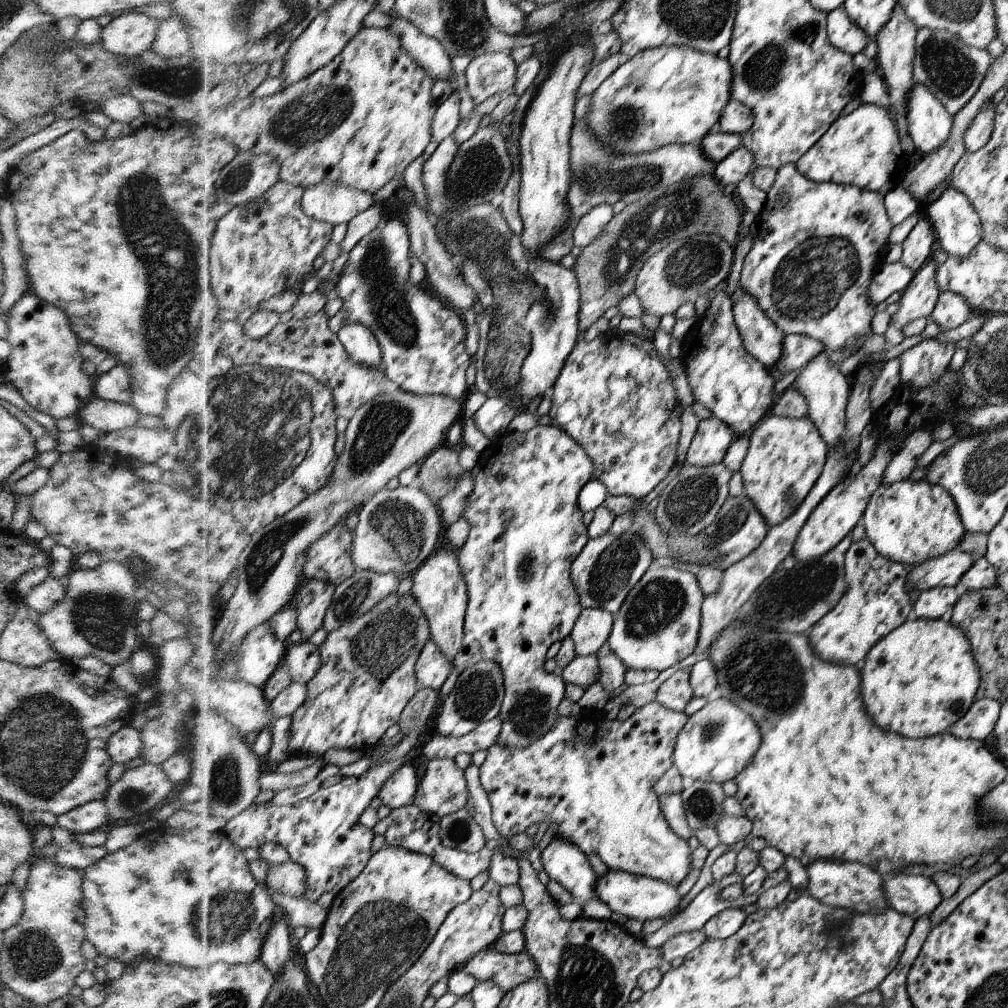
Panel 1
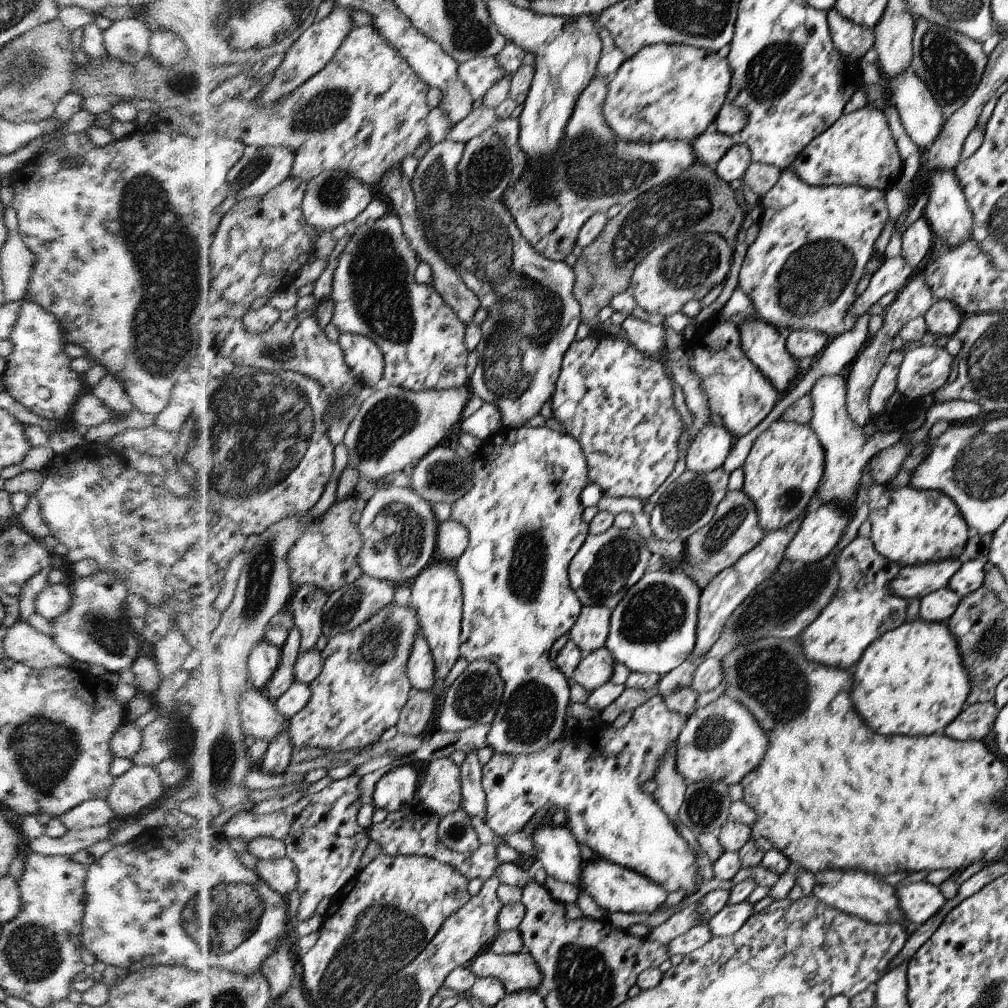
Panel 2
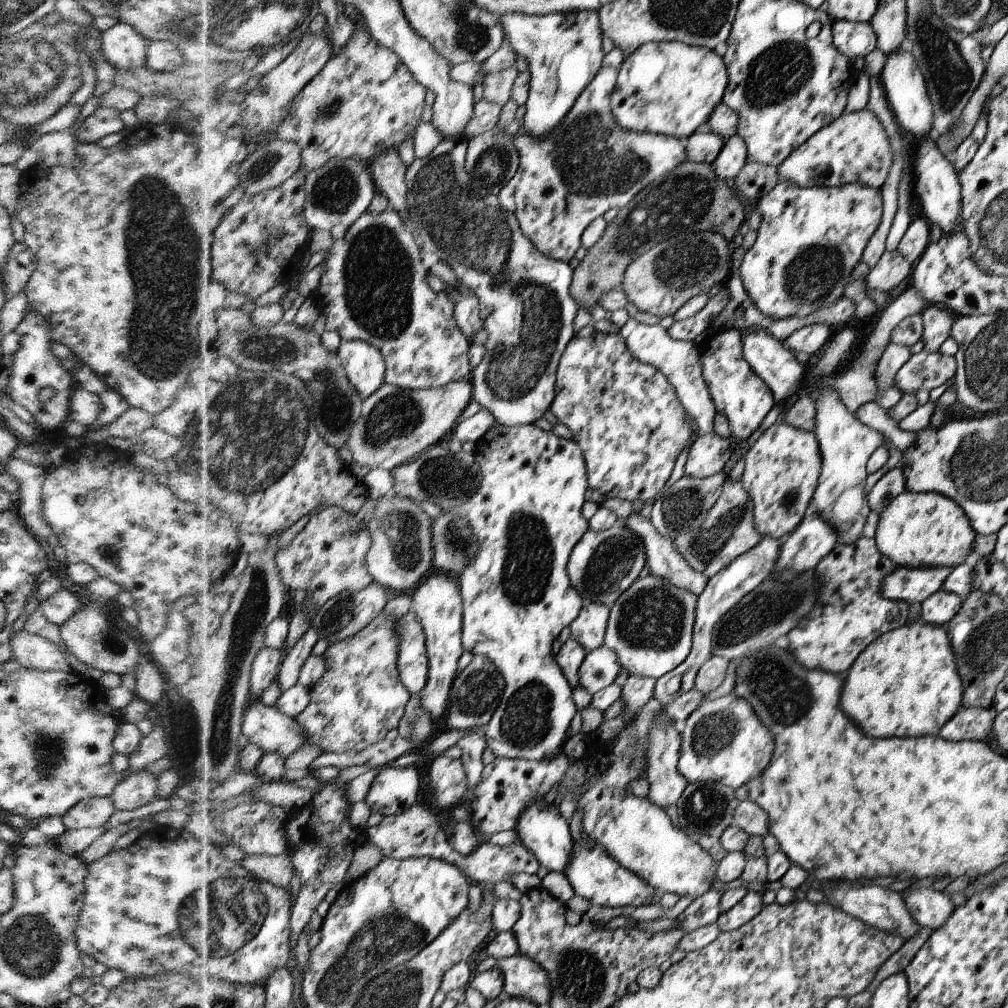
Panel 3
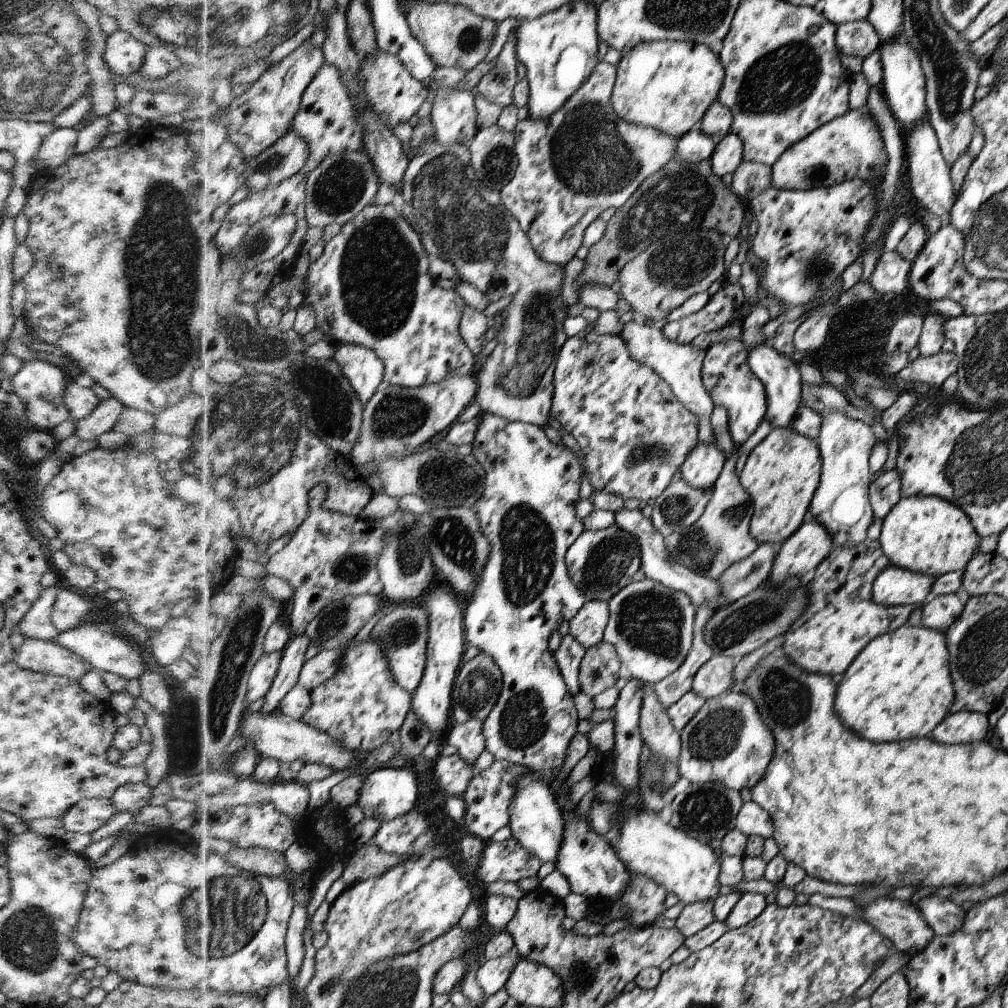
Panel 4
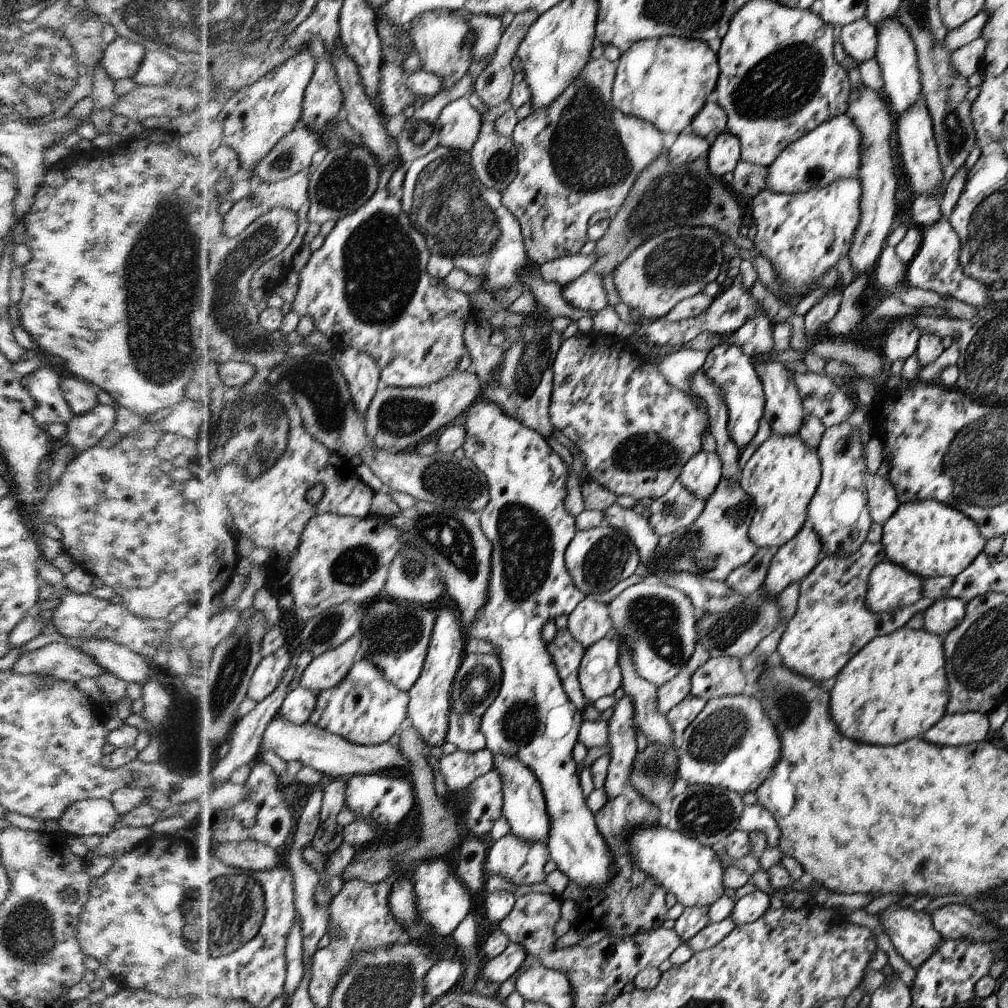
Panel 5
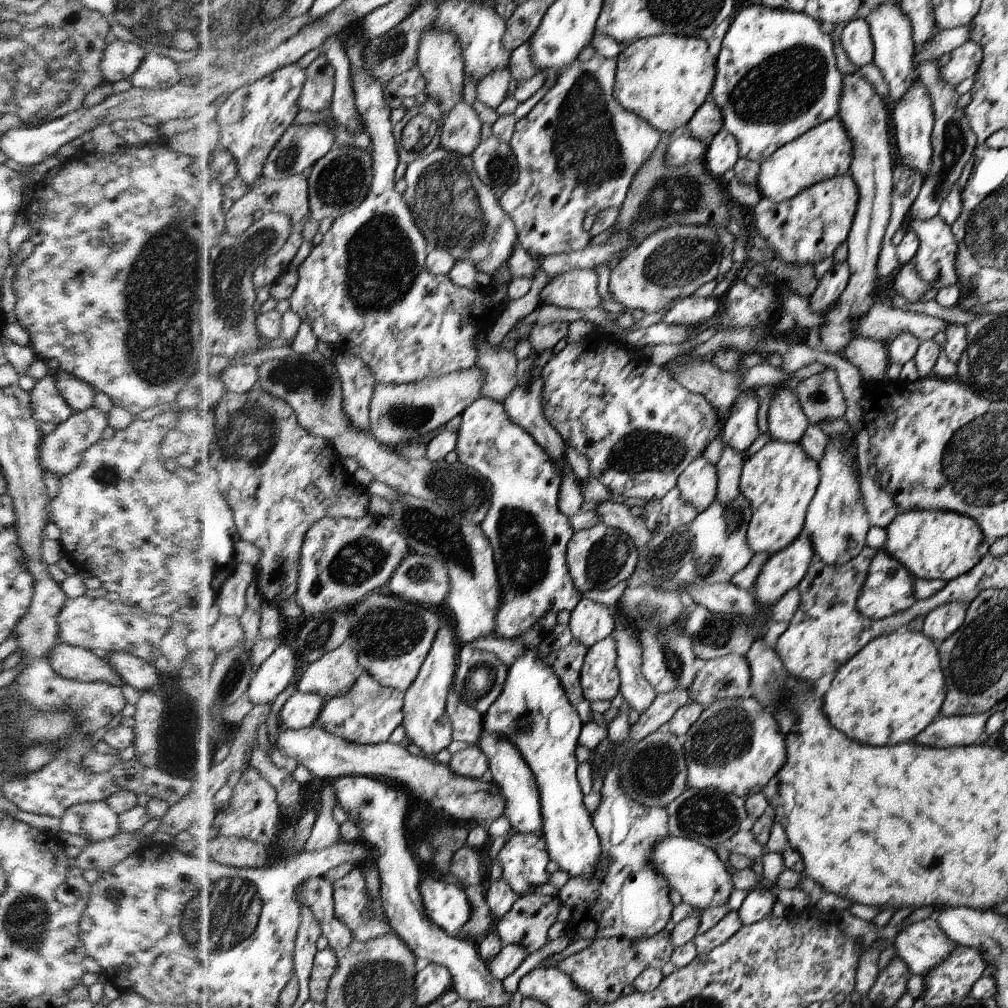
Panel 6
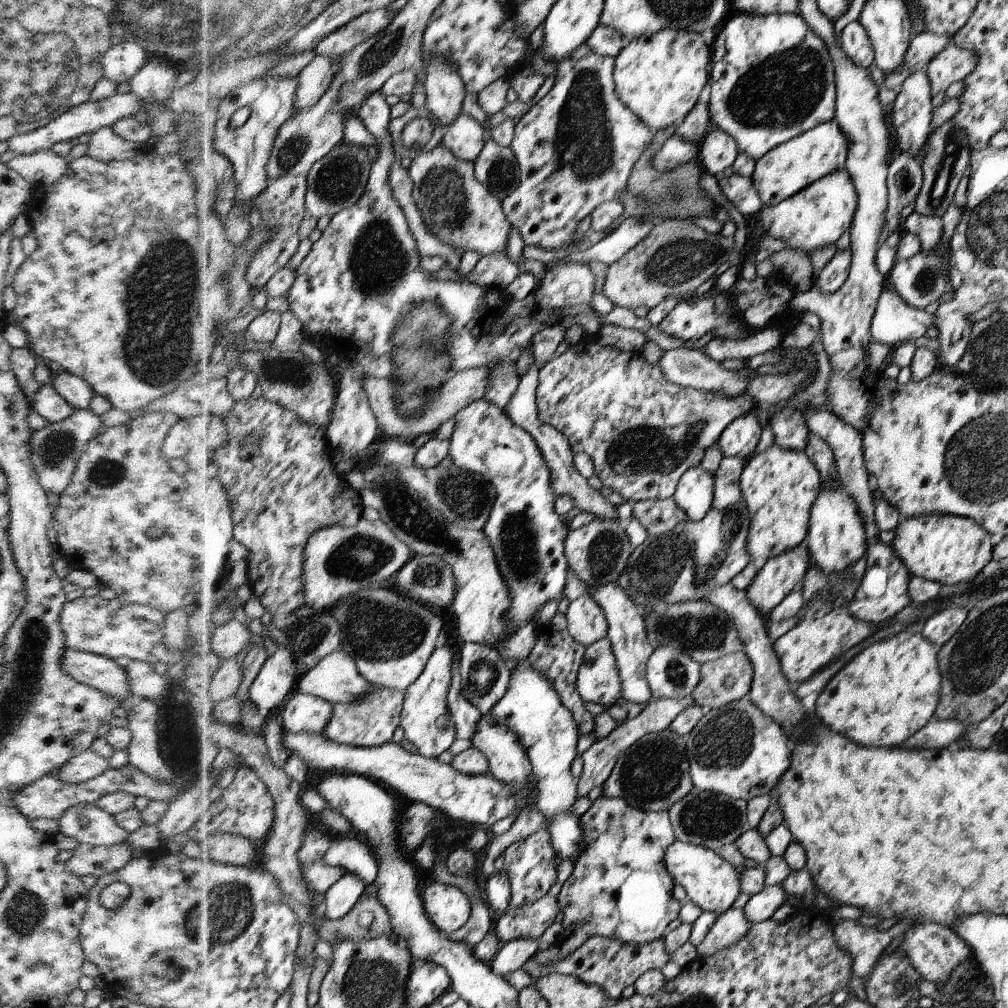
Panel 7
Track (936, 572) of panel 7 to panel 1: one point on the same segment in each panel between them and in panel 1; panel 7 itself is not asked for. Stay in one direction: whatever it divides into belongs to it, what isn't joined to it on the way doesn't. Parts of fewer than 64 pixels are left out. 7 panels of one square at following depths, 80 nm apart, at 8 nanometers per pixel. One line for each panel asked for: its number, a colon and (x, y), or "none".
1: (909, 522)
2: (910, 526)
3: (916, 530)
4: (929, 535)
5: (930, 539)
6: (934, 544)

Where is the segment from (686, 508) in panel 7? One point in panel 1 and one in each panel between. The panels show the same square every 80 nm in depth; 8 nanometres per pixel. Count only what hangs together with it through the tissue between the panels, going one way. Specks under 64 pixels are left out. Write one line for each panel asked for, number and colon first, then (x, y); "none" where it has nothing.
1: (712, 438)
2: (708, 451)
3: (710, 454)
4: (704, 466)
5: (701, 475)
6: (698, 485)

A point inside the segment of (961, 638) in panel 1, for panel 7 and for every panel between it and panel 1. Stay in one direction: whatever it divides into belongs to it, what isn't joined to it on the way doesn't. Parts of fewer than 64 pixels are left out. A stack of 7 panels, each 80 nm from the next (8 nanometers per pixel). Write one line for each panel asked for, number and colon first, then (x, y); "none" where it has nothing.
2: (911, 680)
3: (906, 683)
4: (900, 686)
5: (897, 688)
6: (892, 689)
7: (890, 690)

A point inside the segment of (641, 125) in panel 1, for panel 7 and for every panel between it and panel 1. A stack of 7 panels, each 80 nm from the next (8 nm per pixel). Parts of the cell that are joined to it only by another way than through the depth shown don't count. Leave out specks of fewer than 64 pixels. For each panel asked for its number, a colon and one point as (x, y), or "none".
2: (665, 91)
3: (671, 88)
4: (667, 84)
5: (665, 81)
6: (664, 79)
7: (659, 76)

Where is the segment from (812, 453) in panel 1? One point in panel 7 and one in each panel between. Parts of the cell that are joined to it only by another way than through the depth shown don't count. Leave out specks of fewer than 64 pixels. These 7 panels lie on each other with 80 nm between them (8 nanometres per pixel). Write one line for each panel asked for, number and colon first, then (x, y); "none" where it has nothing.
2: (784, 468)
3: (781, 473)
4: (782, 473)
5: (782, 476)
6: (780, 481)
7: (779, 486)

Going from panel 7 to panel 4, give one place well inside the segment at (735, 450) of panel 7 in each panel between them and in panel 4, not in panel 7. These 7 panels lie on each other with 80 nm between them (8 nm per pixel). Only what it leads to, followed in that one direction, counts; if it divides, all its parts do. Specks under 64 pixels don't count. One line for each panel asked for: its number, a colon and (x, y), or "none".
4: (726, 374)
5: (726, 365)
6: (741, 429)

